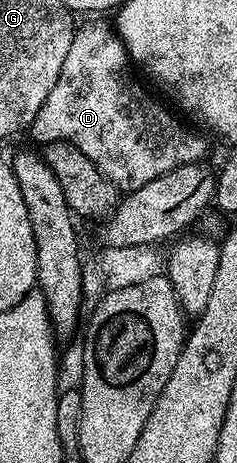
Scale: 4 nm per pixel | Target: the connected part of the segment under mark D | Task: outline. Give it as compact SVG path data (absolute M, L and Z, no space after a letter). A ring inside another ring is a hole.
M92 19L89 25L84 25L75 30L72 34L72 42L70 43L70 51L66 51L66 63L62 63L62 71L58 75L58 83L54 83L54 87L50 91L50 95L46 95L46 103L38 111L38 115L32 121L30 126L30 134L36 141L42 141L41 143L49 143L54 141L68 141L77 145L83 155L86 155L87 159L93 161L97 165L98 171L102 172L116 185L120 191L131 191L142 187L146 183L150 183L154 179L158 179L158 175L166 175L170 171L174 171L178 167L183 165L195 165L203 162L204 158L204 141L196 133L191 133L174 114L168 109L163 109L138 82L132 78L132 73L128 70L130 66L130 58L124 42L120 39L120 34L116 32L115 28L111 24L103 25L103 20Z

